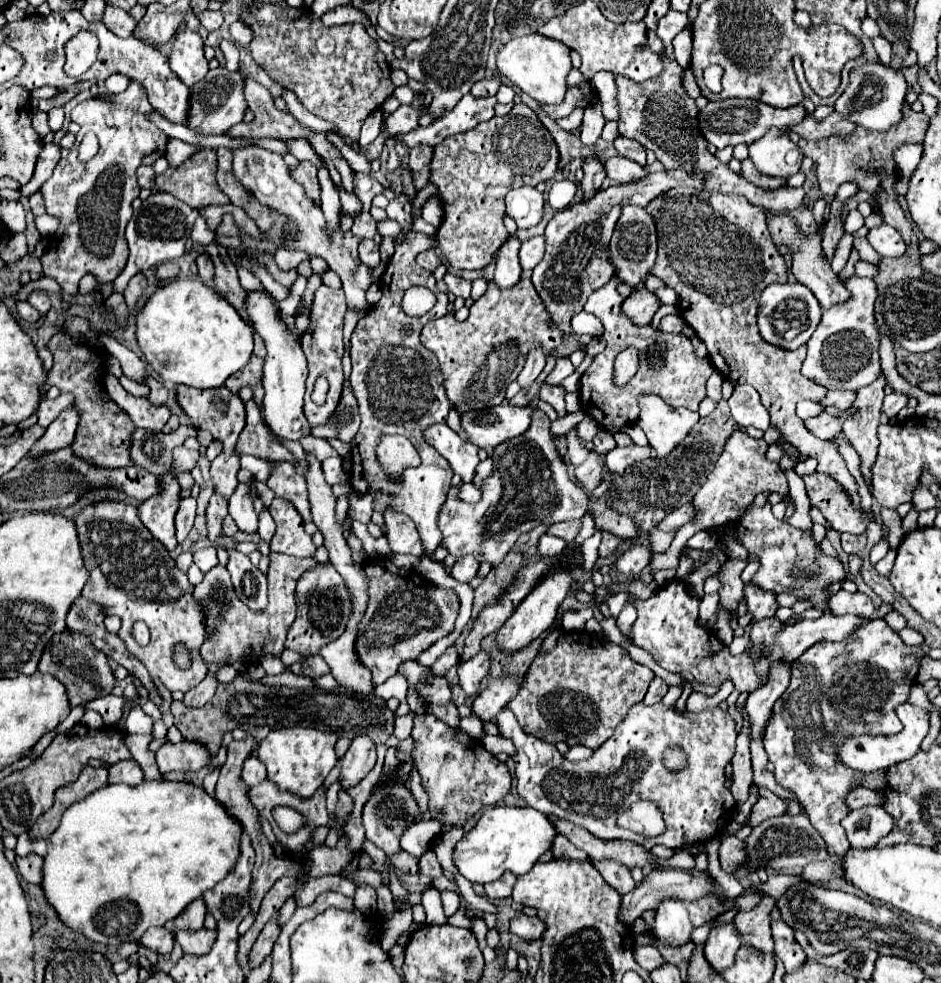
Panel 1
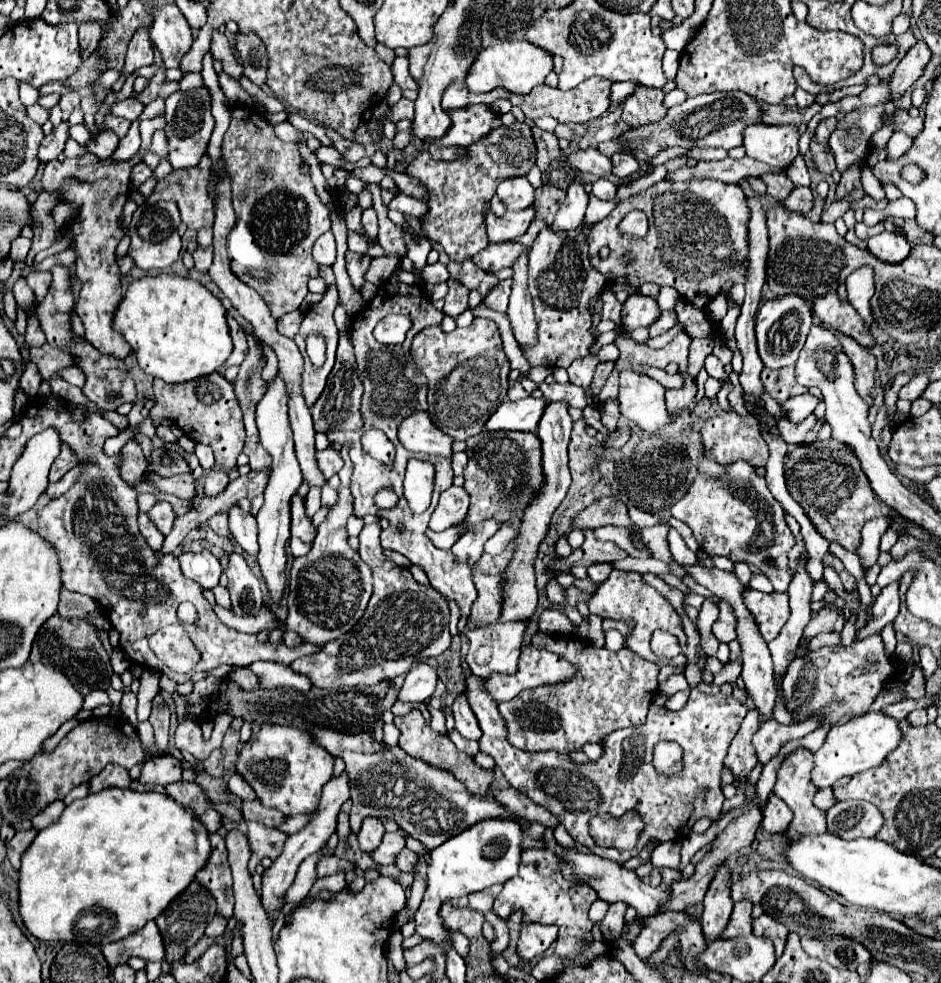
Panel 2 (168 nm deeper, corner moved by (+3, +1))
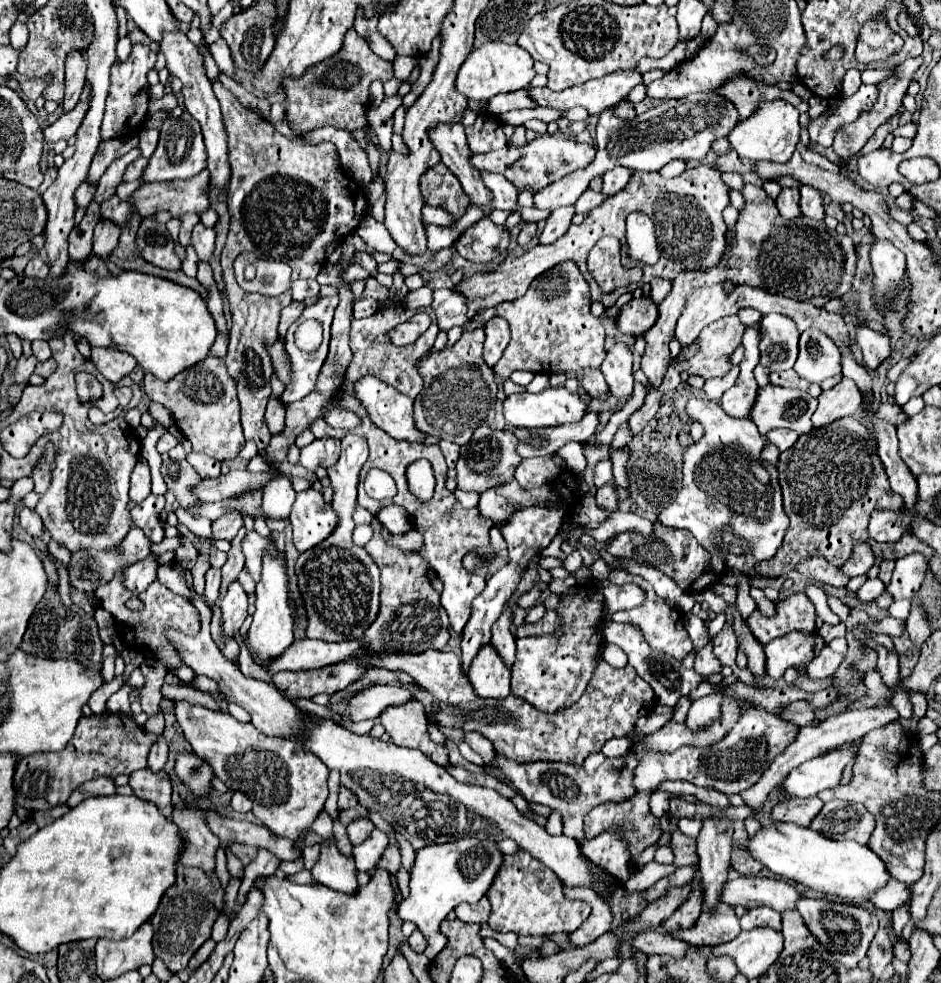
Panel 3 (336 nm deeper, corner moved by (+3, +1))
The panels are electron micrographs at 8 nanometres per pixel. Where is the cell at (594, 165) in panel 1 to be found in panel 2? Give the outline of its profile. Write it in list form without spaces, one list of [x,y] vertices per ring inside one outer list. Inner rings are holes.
[[[573,183],[567,189],[567,197],[559,211],[555,213],[553,223],[549,225],[551,231],[567,231],[567,229],[579,229],[583,223],[583,215],[589,203],[589,195],[585,193],[585,187],[579,183]]]

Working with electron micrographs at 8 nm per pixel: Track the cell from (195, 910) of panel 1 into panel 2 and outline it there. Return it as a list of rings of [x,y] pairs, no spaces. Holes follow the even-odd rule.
[[[193,881],[177,899],[173,899],[169,903],[169,907],[155,921],[157,927],[159,927],[159,933],[163,937],[165,961],[167,963],[181,961],[185,957],[187,949],[191,949],[203,937],[203,931],[205,931],[209,919],[215,917],[215,913],[217,913],[217,905],[215,905],[213,895],[197,881]]]

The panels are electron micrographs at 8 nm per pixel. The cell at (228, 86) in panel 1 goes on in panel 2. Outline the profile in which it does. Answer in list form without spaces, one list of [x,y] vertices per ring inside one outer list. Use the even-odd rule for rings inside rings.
[[[207,87],[191,89],[185,93],[175,91],[173,95],[167,97],[167,103],[165,103],[165,121],[167,121],[165,135],[167,135],[167,143],[169,143],[167,161],[171,163],[173,169],[195,167],[201,161],[201,157],[207,153],[207,143],[209,143],[209,137],[215,127],[209,105],[211,105],[211,95],[209,95]]]

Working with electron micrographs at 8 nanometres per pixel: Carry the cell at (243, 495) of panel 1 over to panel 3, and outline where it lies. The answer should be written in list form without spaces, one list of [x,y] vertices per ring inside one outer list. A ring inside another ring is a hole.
[[[247,531],[243,539],[243,553],[245,553],[245,565],[249,569],[249,575],[259,581],[261,573],[261,553],[267,547],[267,539],[263,539],[257,531]]]

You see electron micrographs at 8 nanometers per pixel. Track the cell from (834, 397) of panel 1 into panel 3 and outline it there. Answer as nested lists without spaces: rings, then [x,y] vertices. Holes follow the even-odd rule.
[[[767,385],[759,389],[757,403],[753,407],[753,423],[759,433],[765,435],[769,429],[785,427],[799,435],[813,429],[811,415],[817,409],[817,399],[801,389],[785,389]]]

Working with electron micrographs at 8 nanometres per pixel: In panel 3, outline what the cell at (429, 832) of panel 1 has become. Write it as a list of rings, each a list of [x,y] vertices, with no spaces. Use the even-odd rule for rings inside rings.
[[[375,829],[365,843],[353,847],[353,857],[355,857],[357,869],[359,871],[367,871],[367,873],[373,871],[377,867],[379,857],[383,855],[383,849],[387,845],[389,845],[389,837],[383,831]]]

